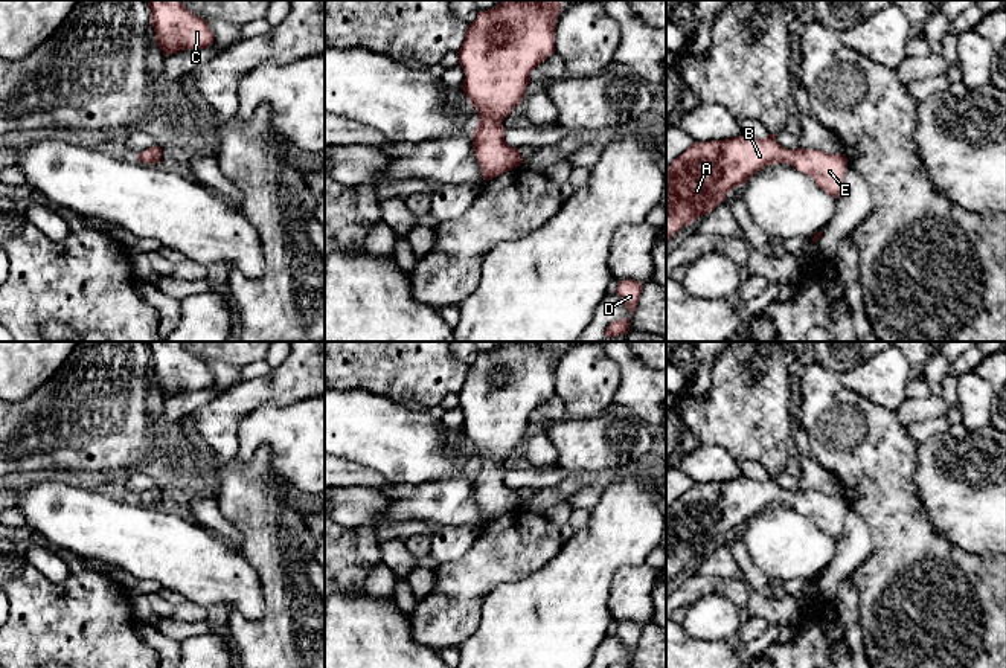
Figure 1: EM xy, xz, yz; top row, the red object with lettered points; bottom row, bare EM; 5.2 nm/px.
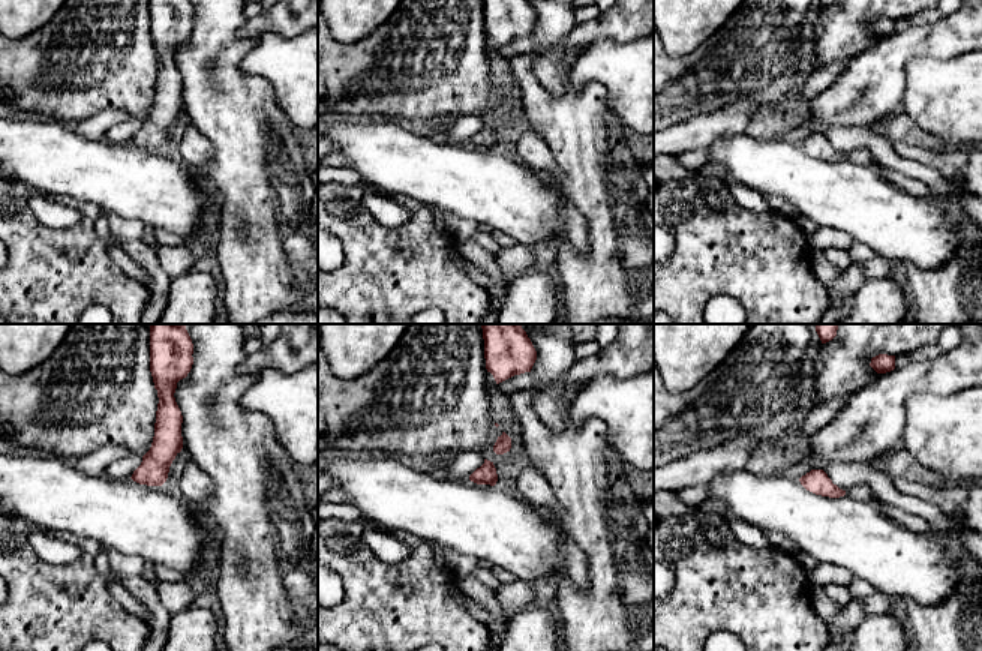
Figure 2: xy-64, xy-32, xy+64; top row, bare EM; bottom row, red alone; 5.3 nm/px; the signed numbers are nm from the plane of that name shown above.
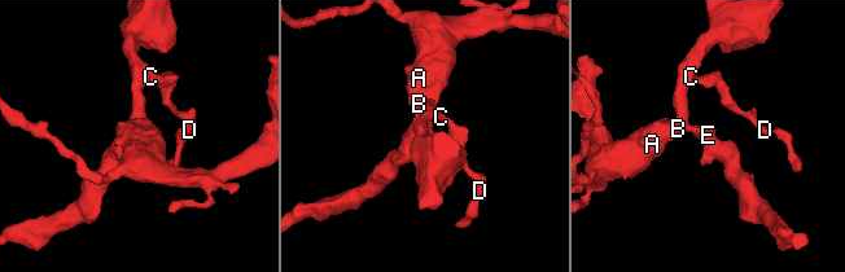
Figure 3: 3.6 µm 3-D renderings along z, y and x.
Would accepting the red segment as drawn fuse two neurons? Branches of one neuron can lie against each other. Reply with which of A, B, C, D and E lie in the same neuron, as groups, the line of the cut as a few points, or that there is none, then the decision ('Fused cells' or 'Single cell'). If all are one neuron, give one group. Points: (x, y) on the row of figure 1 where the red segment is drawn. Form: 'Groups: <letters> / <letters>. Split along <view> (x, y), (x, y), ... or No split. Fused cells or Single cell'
Groups: A B C D E. No split. Single cell

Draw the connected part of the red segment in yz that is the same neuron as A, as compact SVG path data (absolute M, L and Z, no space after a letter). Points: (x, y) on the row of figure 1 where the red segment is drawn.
M776 134L695 142L666 166L666 241L712 212L736 186L773 163L790 163L835 200L844 188L844 154L780 146Z

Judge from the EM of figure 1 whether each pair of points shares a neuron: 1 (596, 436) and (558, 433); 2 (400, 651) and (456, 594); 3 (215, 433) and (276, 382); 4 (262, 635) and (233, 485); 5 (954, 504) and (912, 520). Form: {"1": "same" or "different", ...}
{"1": "same", "2": "different", "3": "same", "4": "same", "5": "different"}

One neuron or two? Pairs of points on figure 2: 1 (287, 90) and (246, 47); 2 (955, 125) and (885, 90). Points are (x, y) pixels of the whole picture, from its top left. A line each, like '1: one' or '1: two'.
1: two
2: two

